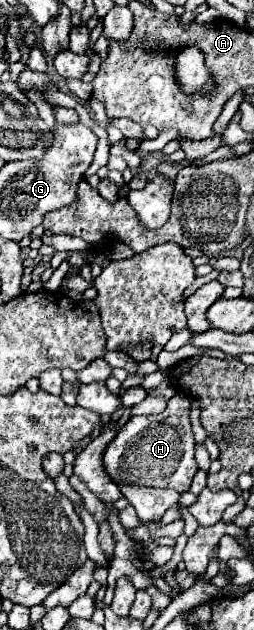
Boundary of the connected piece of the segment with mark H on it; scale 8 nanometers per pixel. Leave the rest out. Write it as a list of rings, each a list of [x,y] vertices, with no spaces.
[[[177,393],[169,399],[167,407],[159,415],[131,417],[117,437],[107,445],[103,453],[105,473],[119,485],[137,487],[167,487],[179,493],[189,491],[191,479],[197,471],[195,441],[189,423],[189,397]]]

